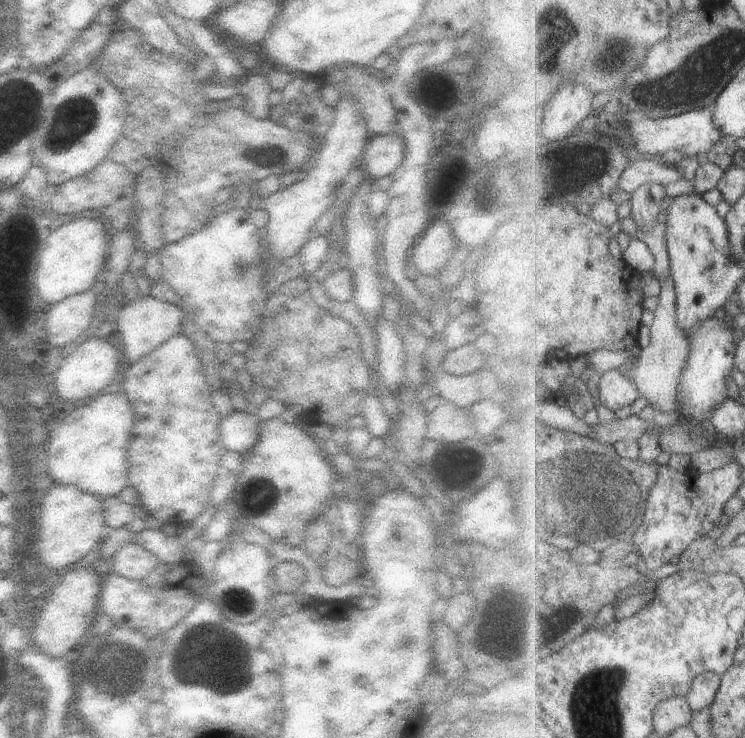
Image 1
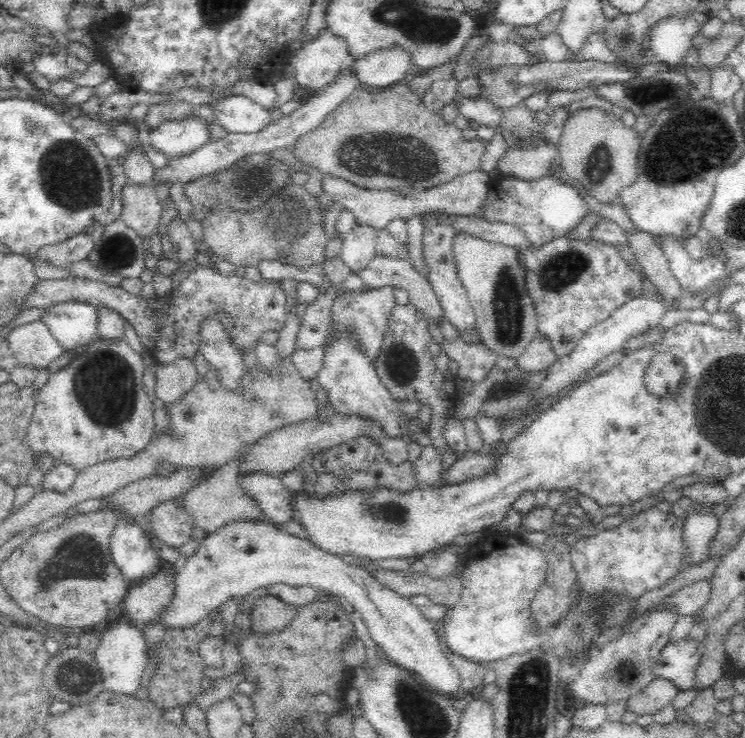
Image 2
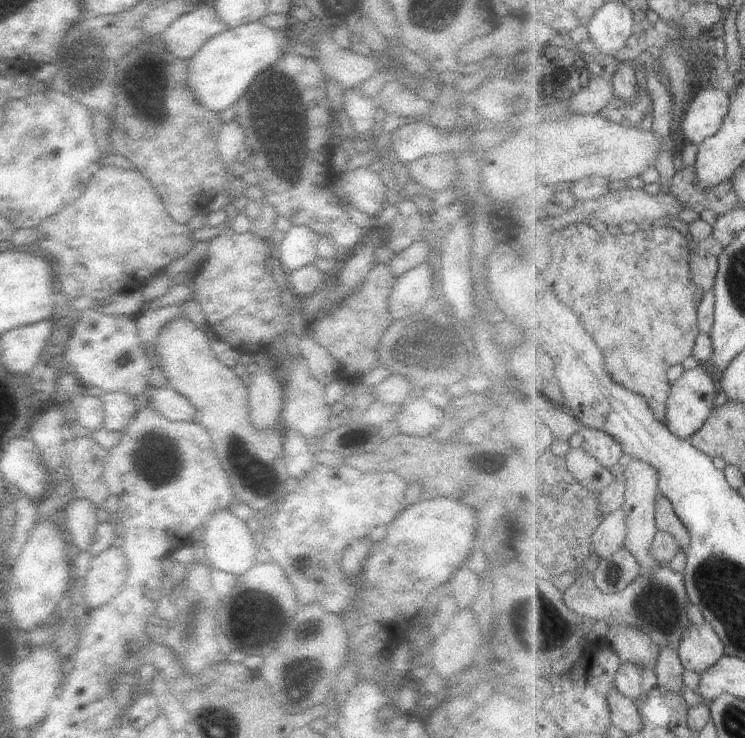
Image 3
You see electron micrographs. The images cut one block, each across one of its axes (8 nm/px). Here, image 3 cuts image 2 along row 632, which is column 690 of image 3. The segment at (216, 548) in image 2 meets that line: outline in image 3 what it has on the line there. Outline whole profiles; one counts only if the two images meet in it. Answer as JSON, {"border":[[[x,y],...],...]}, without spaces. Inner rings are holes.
{"border":[[[702,363],[696,368],[685,371],[672,385],[671,396],[667,402],[666,424],[680,438],[691,439],[711,419],[716,408],[714,400],[719,392],[716,386],[715,371],[707,364]]]}

